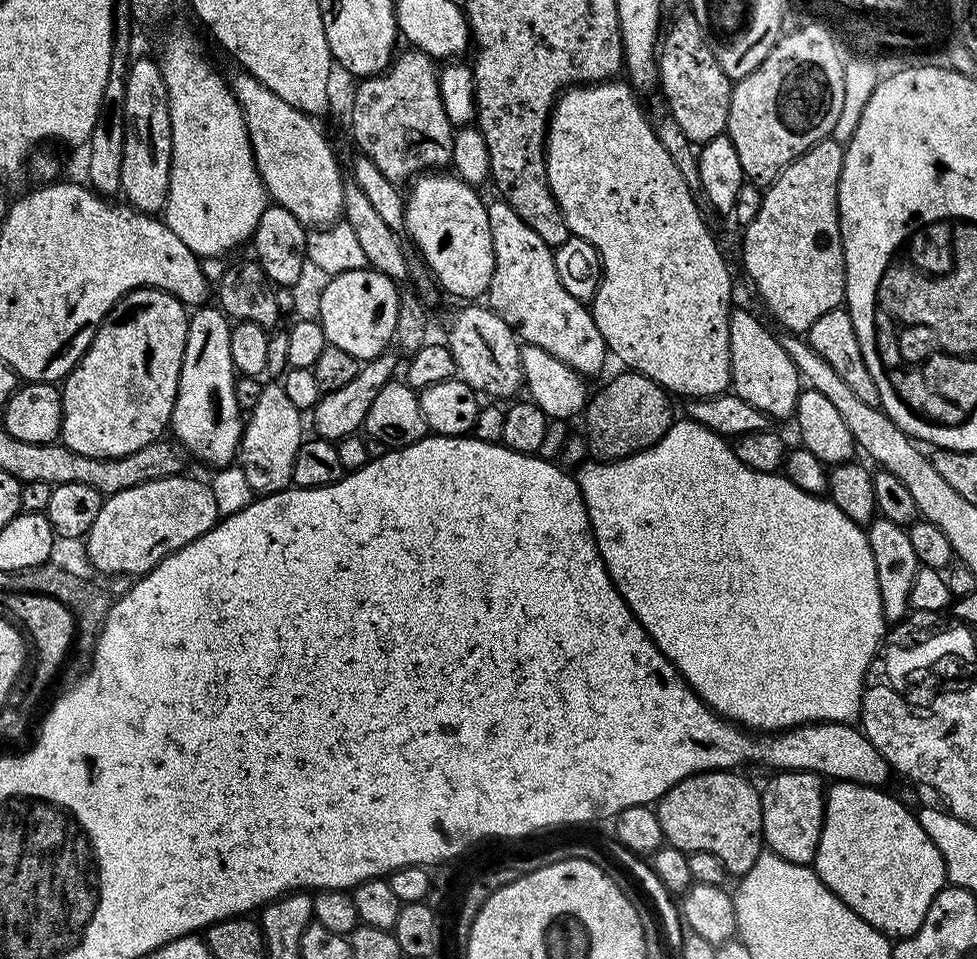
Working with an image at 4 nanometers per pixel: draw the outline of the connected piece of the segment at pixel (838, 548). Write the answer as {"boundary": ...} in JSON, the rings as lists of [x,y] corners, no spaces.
{"boundary":[[[687,418],[677,419],[670,426],[669,430],[667,430],[665,436],[657,444],[650,446],[648,449],[644,449],[641,452],[633,454],[633,456],[624,457],[618,461],[610,461],[608,463],[581,463],[575,469],[574,475],[578,486],[582,490],[582,498],[586,502],[586,510],[588,511],[590,526],[596,539],[596,545],[598,546],[598,554],[602,558],[602,562],[606,566],[606,570],[610,574],[614,586],[622,594],[626,606],[630,606],[634,618],[642,625],[645,634],[656,643],[658,650],[662,650],[664,657],[680,671],[682,679],[694,689],[698,694],[698,698],[702,698],[704,705],[712,709],[712,711],[717,712],[719,716],[723,716],[725,720],[745,730],[751,730],[756,734],[786,732],[789,728],[795,728],[802,724],[846,724],[855,721],[859,717],[860,700],[864,696],[864,689],[866,687],[864,675],[867,674],[868,667],[871,666],[872,659],[876,656],[876,647],[879,646],[880,639],[884,636],[884,627],[886,627],[886,621],[882,614],[882,598],[878,594],[878,578],[874,570],[874,554],[868,541],[868,533],[861,525],[855,524],[850,518],[846,518],[846,514],[842,514],[842,510],[838,510],[838,506],[834,506],[831,500],[824,496],[806,494],[806,490],[798,490],[798,486],[794,486],[794,482],[790,482],[788,477],[783,474],[750,470],[750,466],[738,462],[731,443],[725,437]]]}

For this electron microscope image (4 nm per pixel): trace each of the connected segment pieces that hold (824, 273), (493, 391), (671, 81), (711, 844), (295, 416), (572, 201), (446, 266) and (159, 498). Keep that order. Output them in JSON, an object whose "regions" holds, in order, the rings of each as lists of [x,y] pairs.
{"regions":[[[[831,138],[819,140],[810,150],[806,150],[794,162],[790,162],[778,174],[774,183],[763,189],[762,207],[754,222],[750,222],[743,229],[744,232],[744,272],[748,275],[750,283],[756,287],[762,303],[768,307],[768,312],[784,327],[783,331],[788,334],[807,334],[810,326],[826,314],[826,310],[834,310],[844,304],[844,247],[842,246],[842,234],[840,233],[840,211],[838,210],[838,186],[842,178],[842,166],[844,165],[845,145],[839,144]]],[[[481,304],[481,306],[468,306],[458,311],[450,322],[446,343],[455,360],[459,377],[477,393],[503,400],[502,398],[512,395],[515,397],[518,394],[516,392],[521,391],[523,368],[519,339],[509,324],[492,309]]],[[[681,11],[677,16],[669,28],[667,25],[658,44],[658,88],[664,91],[667,115],[678,122],[693,146],[702,146],[727,133],[734,82],[718,66],[718,58],[714,58],[702,26],[698,26],[691,11]]],[[[721,770],[719,772],[696,772],[682,782],[678,782],[655,805],[657,820],[661,824],[661,832],[665,841],[671,847],[689,854],[705,852],[713,856],[728,872],[733,872],[736,878],[745,876],[758,862],[760,853],[765,851],[764,831],[762,830],[762,806],[757,785],[752,785],[736,770]]],[[[281,383],[264,384],[257,405],[249,411],[243,425],[238,453],[238,466],[255,495],[282,492],[292,484],[294,457],[304,441],[301,416],[301,409],[287,397]]],[[[601,82],[573,86],[557,99],[556,106],[548,121],[548,138],[546,141],[546,170],[548,171],[548,185],[562,210],[562,218],[566,222],[571,235],[582,238],[585,244],[596,247],[600,255],[600,265],[604,268],[604,275],[600,277],[600,285],[596,297],[590,302],[590,311],[598,330],[602,334],[604,344],[613,357],[621,360],[625,369],[641,372],[658,383],[669,394],[701,400],[707,396],[722,396],[731,389],[732,375],[730,374],[730,326],[728,318],[734,311],[732,304],[732,276],[728,273],[728,264],[700,213],[701,205],[696,202],[686,186],[686,178],[682,178],[678,166],[674,166],[674,158],[666,154],[666,146],[658,142],[653,121],[644,117],[640,104],[636,101],[637,93],[627,83]]],[[[421,174],[411,181],[412,193],[409,191],[404,206],[404,227],[410,230],[420,247],[423,263],[440,284],[452,296],[480,296],[488,291],[492,275],[496,269],[494,258],[494,242],[490,238],[490,218],[488,204],[472,187],[456,174]]],[[[189,474],[162,478],[158,482],[146,482],[130,490],[105,499],[102,510],[98,510],[98,519],[90,526],[86,537],[88,560],[97,573],[105,572],[108,578],[126,576],[139,578],[149,572],[158,562],[162,562],[172,552],[186,547],[194,538],[202,538],[221,519],[218,505],[214,502],[214,491],[210,483],[195,480]]]]}

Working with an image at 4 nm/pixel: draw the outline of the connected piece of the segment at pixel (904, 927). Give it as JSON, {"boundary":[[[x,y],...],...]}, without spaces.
{"boundary":[[[837,780],[827,789],[824,798],[824,825],[822,826],[820,841],[816,847],[814,871],[820,877],[820,881],[847,908],[854,910],[854,914],[858,914],[858,918],[865,920],[871,928],[877,928],[878,931],[889,938],[903,938],[905,936],[913,936],[918,930],[918,926],[922,926],[922,922],[926,918],[926,910],[930,910],[930,902],[934,902],[937,894],[946,887],[946,879],[942,854],[939,853],[938,847],[927,836],[926,831],[922,830],[922,826],[919,825],[917,820],[917,813],[913,809],[908,809],[902,801],[895,800],[890,793],[884,791],[888,790],[885,790],[883,787],[872,788],[868,784],[855,784],[845,780]]]}

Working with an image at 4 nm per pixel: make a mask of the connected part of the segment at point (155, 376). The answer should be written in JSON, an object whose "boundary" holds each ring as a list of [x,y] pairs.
{"boundary":[[[135,288],[108,311],[83,358],[62,381],[60,440],[67,448],[87,456],[125,456],[142,450],[142,446],[161,439],[169,431],[189,319],[185,304],[160,288]]]}

